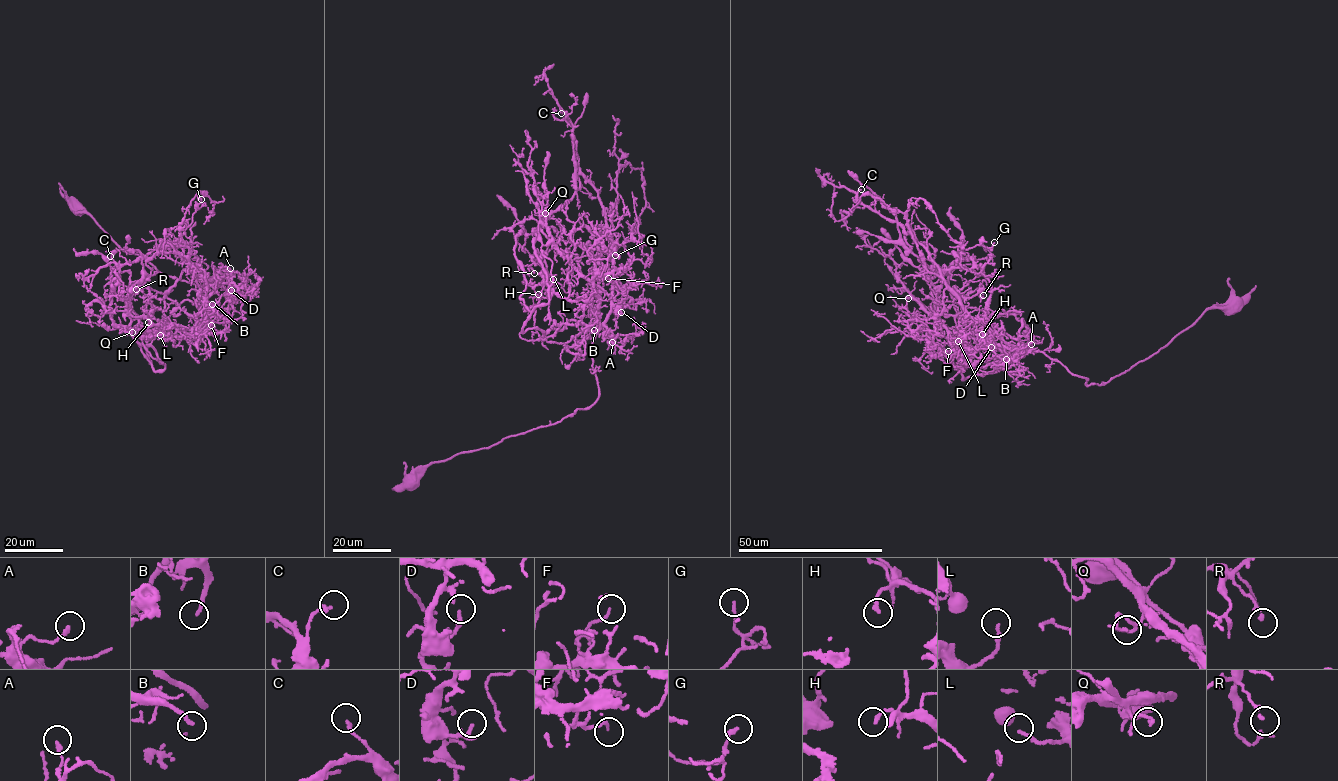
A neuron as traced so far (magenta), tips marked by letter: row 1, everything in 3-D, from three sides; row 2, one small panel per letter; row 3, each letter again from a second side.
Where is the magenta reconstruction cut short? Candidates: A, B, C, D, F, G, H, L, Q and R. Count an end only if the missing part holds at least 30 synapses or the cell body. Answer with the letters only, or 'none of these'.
B

